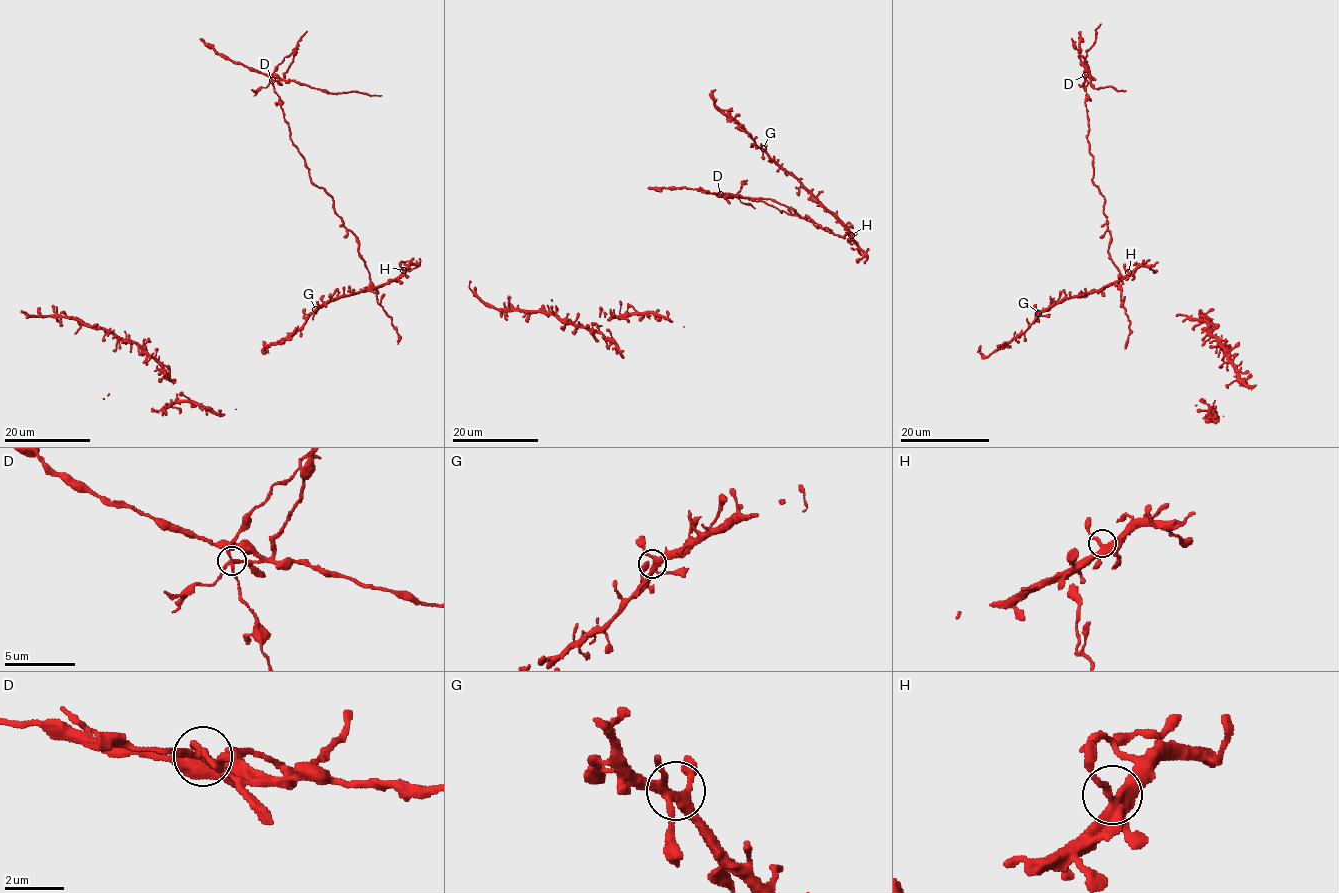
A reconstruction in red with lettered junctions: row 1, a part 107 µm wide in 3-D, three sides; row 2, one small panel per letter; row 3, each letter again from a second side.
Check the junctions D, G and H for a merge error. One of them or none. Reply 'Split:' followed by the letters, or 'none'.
Split: D

